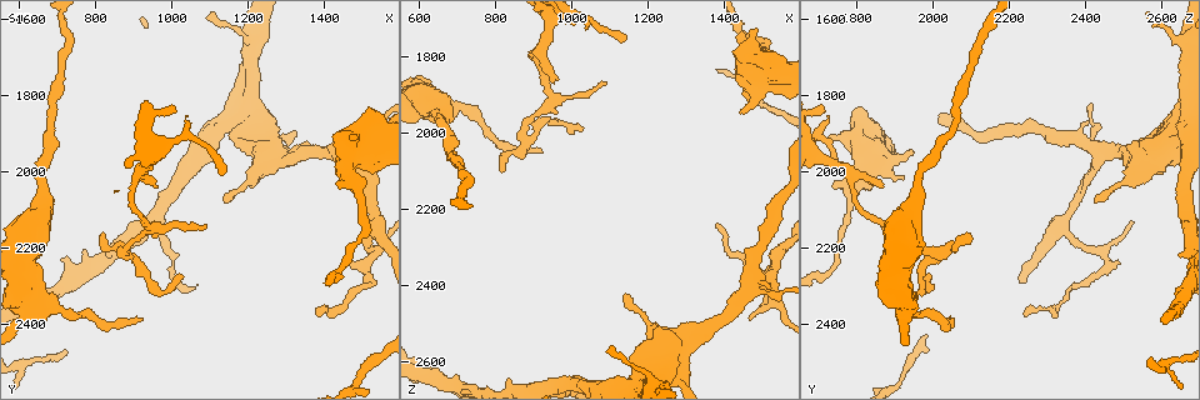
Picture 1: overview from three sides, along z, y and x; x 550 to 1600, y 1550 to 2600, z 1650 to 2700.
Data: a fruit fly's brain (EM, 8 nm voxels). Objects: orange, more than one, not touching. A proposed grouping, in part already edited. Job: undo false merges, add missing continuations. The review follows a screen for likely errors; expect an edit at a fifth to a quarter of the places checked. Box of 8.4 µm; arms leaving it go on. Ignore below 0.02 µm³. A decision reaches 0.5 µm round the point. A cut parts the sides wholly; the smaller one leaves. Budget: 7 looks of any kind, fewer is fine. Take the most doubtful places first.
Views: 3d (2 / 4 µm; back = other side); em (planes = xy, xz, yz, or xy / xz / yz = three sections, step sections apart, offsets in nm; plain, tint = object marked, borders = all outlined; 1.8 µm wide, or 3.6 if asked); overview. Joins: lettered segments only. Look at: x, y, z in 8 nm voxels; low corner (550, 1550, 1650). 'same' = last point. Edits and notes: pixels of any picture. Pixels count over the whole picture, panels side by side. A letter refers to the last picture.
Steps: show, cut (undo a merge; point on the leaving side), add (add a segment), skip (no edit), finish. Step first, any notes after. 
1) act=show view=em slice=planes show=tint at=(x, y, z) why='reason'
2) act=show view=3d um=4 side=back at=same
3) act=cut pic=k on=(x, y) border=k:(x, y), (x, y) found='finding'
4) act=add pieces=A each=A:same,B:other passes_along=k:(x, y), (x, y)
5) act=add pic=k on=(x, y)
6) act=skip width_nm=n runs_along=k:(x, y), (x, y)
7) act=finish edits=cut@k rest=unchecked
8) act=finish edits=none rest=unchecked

act=show view=3d um=2 at=(920, 2390, 2045) why='end of a long branch'

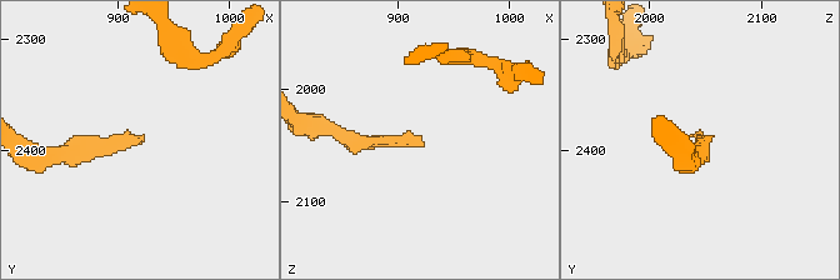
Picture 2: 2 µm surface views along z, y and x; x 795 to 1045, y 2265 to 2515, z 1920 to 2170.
act=show view=em slice=planes show=plain at=(926, 2388, 2048)

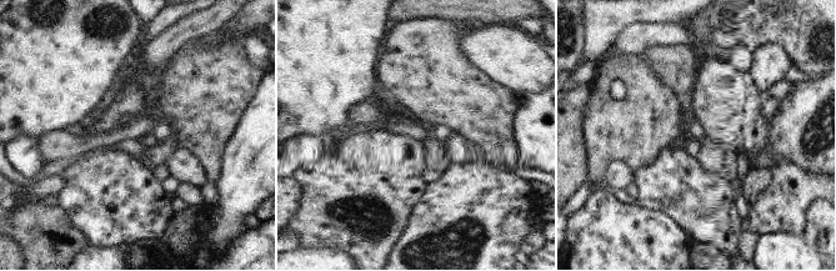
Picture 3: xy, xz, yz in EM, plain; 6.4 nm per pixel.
act=show view=em slice=planes show=borders at=same

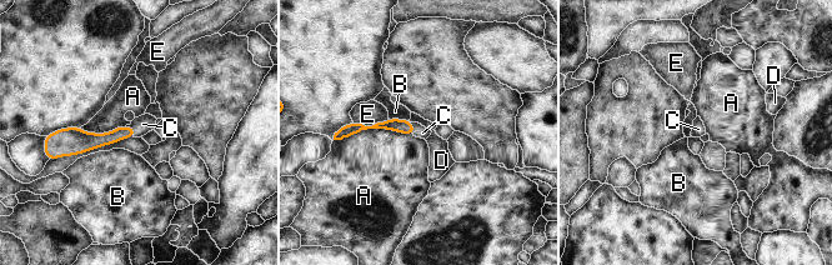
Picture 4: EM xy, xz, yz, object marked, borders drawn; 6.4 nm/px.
act=add pieces=C width_nm=90 each=A:other,B:other,C:same,D:other,E:other passes_along=4:(96, 140), (133, 128), (146, 123) found='the cell continues'

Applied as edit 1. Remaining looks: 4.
act=show view=overview why='redraw'

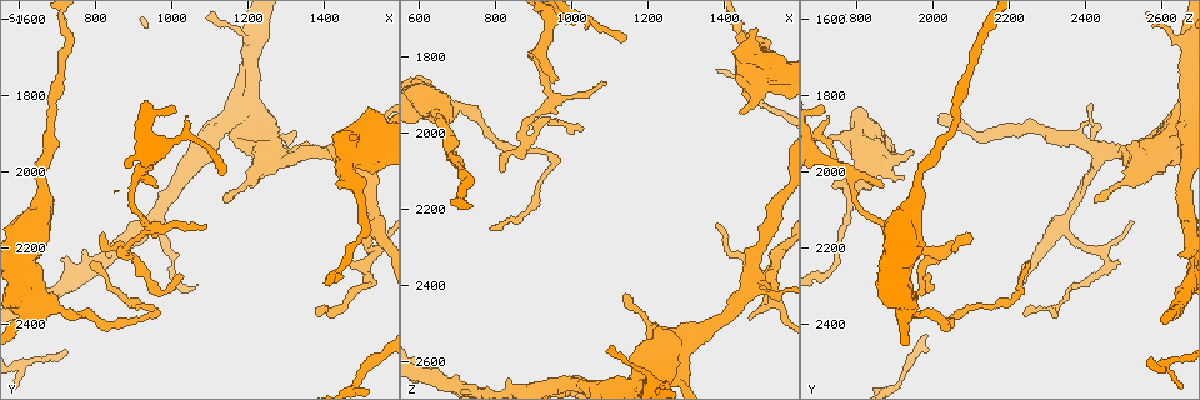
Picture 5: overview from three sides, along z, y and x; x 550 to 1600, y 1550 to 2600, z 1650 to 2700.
act=show view=3d um=2 at=(820, 2175, 2105) why='tapers out'

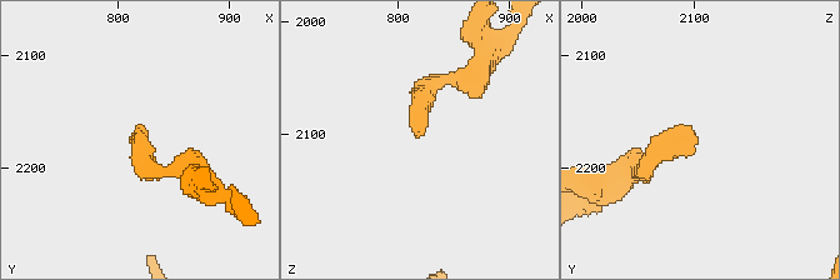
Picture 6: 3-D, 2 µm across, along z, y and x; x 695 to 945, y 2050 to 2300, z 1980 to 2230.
act=show view=em slice=xy step=4 show=tint at=(818, 2172, 2102) why='now the EM'

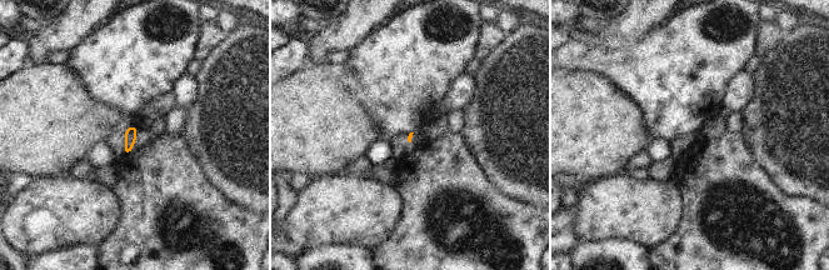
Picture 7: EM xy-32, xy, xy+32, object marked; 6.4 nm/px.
act=show view=em slice=planes show=borders at=same why='another direction'

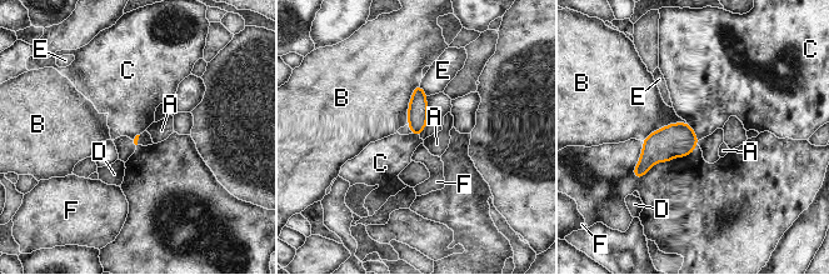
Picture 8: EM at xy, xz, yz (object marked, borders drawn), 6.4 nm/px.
act=skip each=A:other,B:other,C:other,D:other,E:other,F:other border=8:(687, 121), (698, 140) found='none of them fits'

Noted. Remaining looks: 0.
act=finish edits=add@4 rest=unchecked

